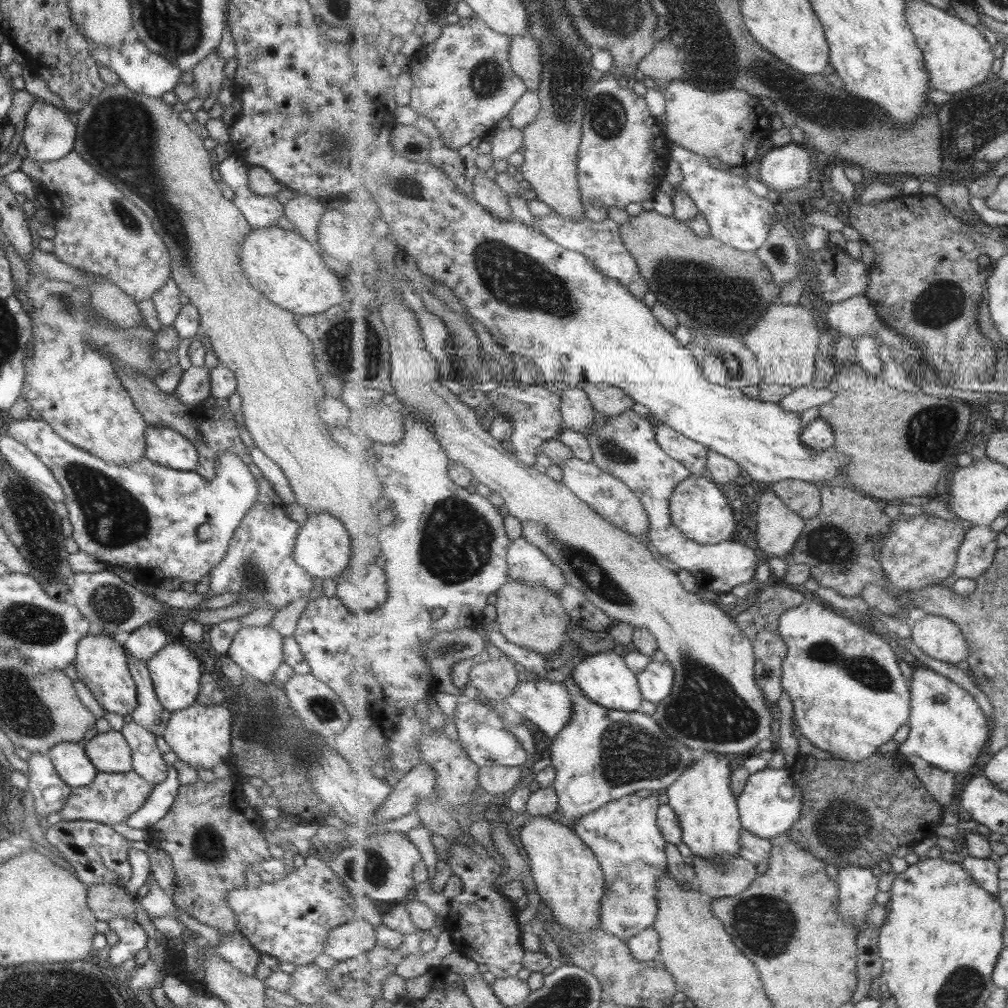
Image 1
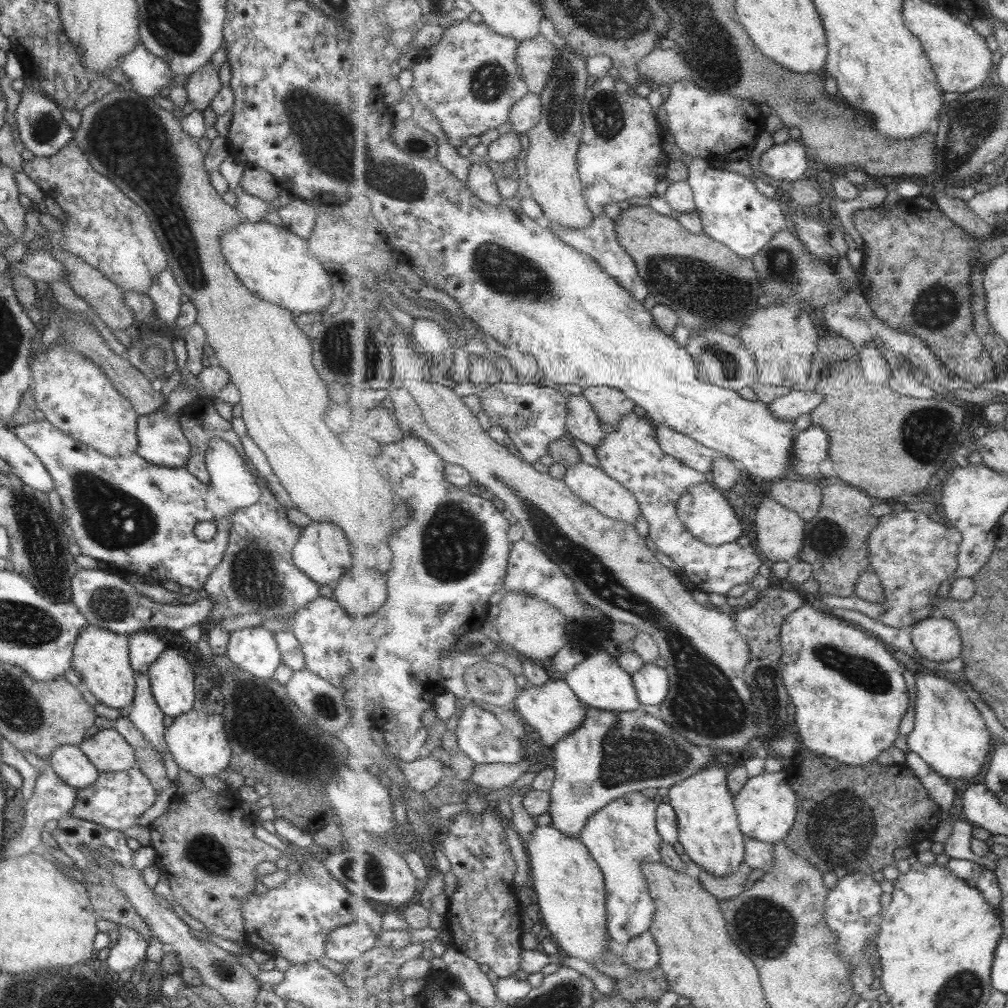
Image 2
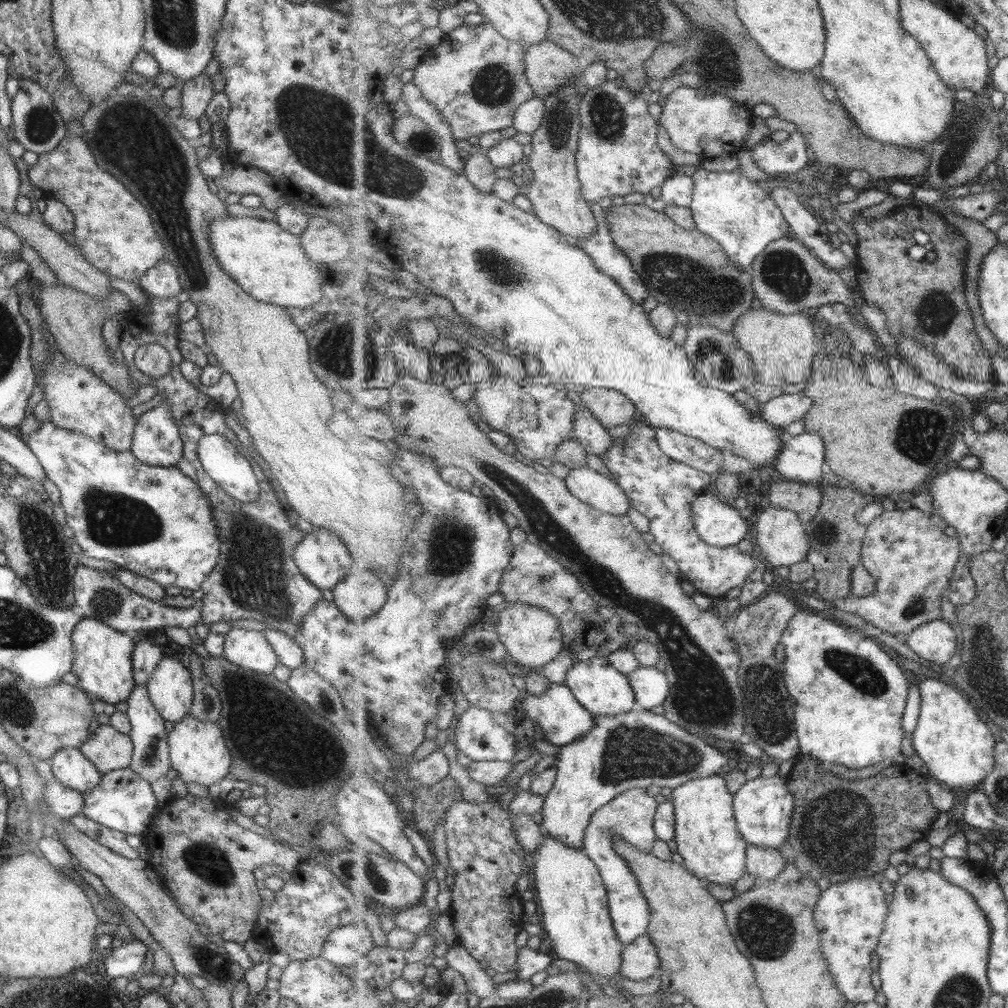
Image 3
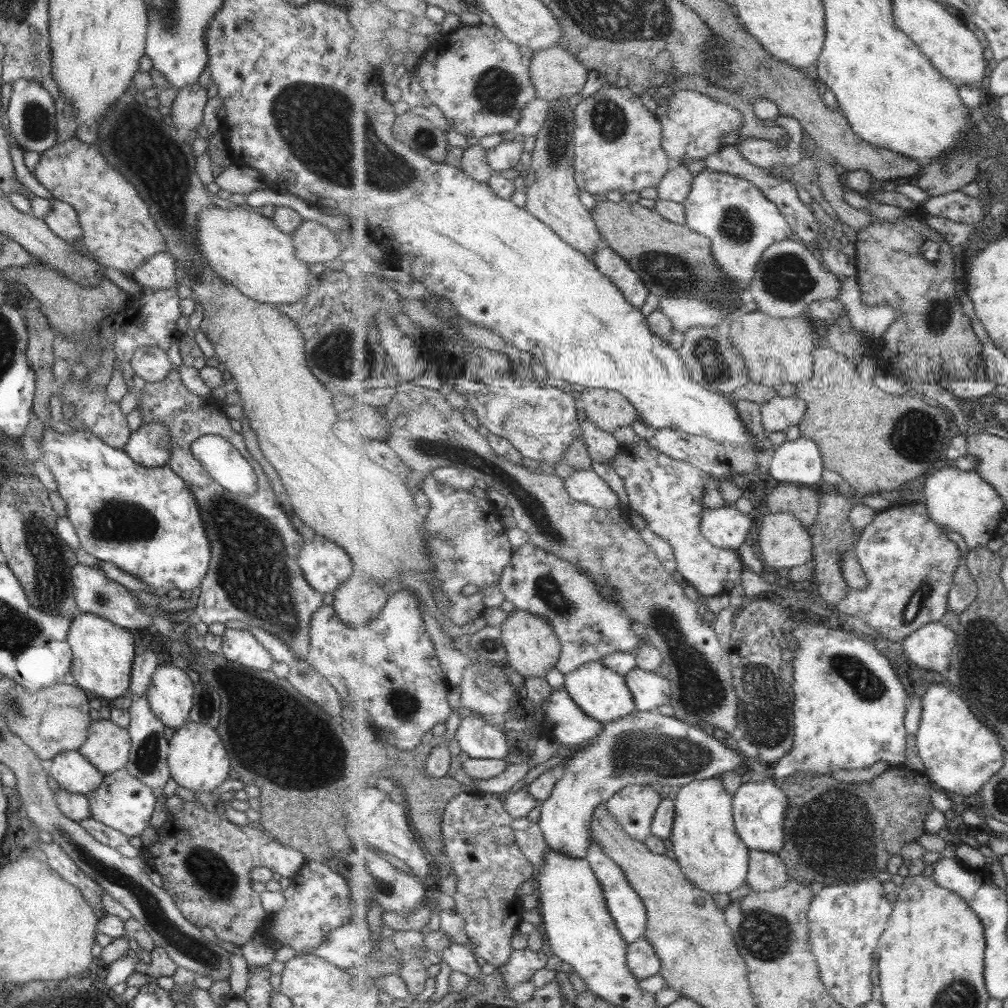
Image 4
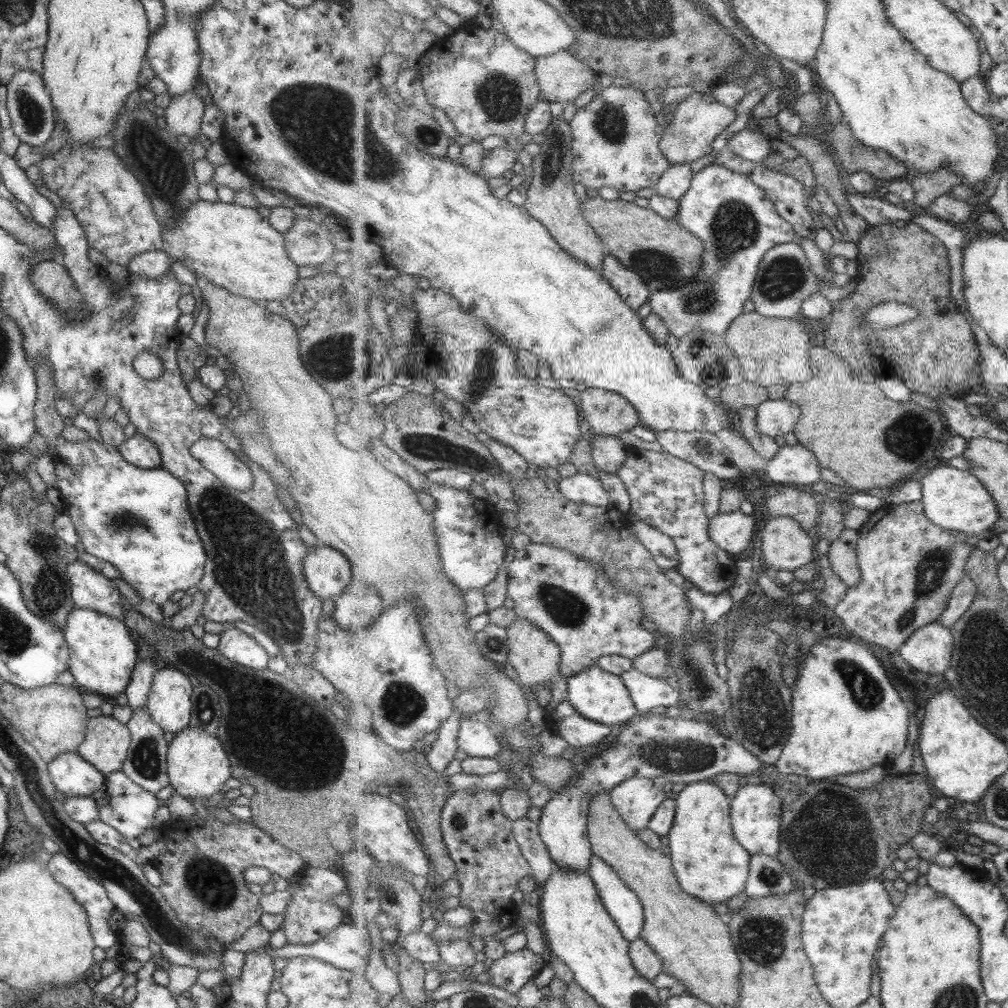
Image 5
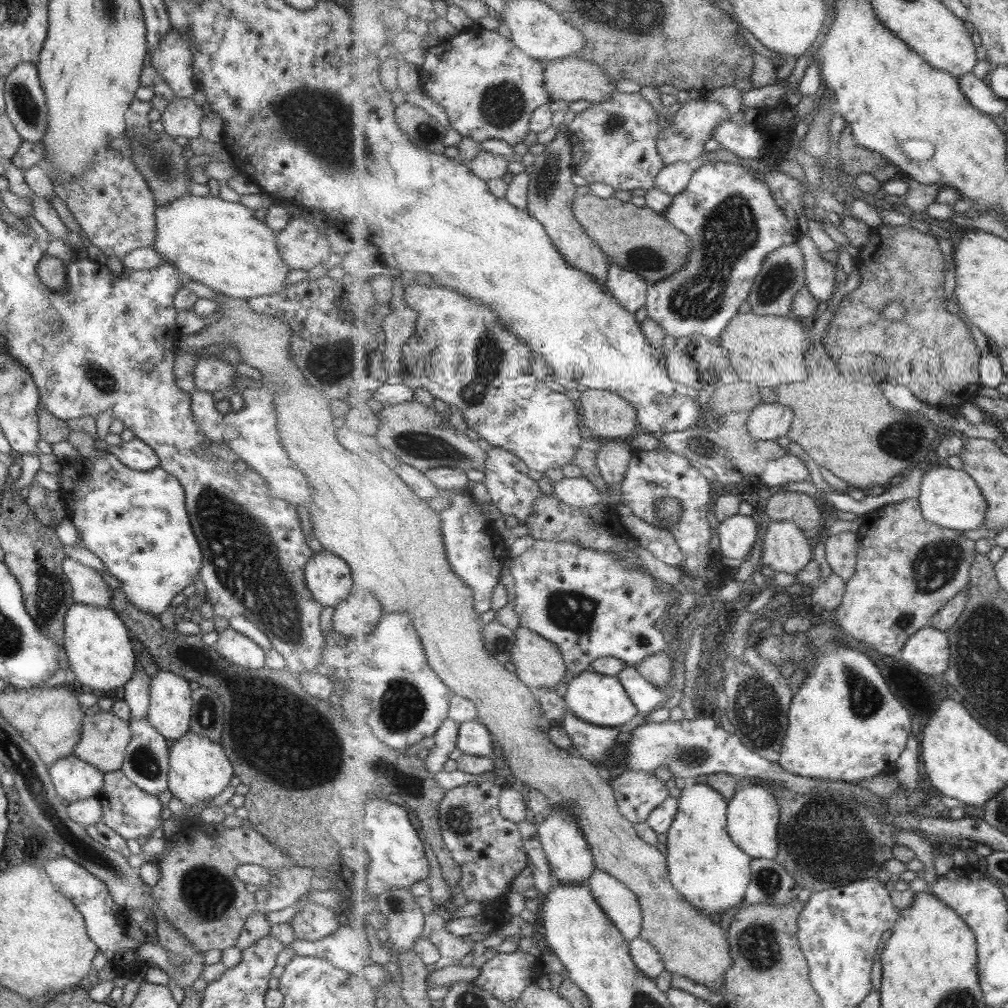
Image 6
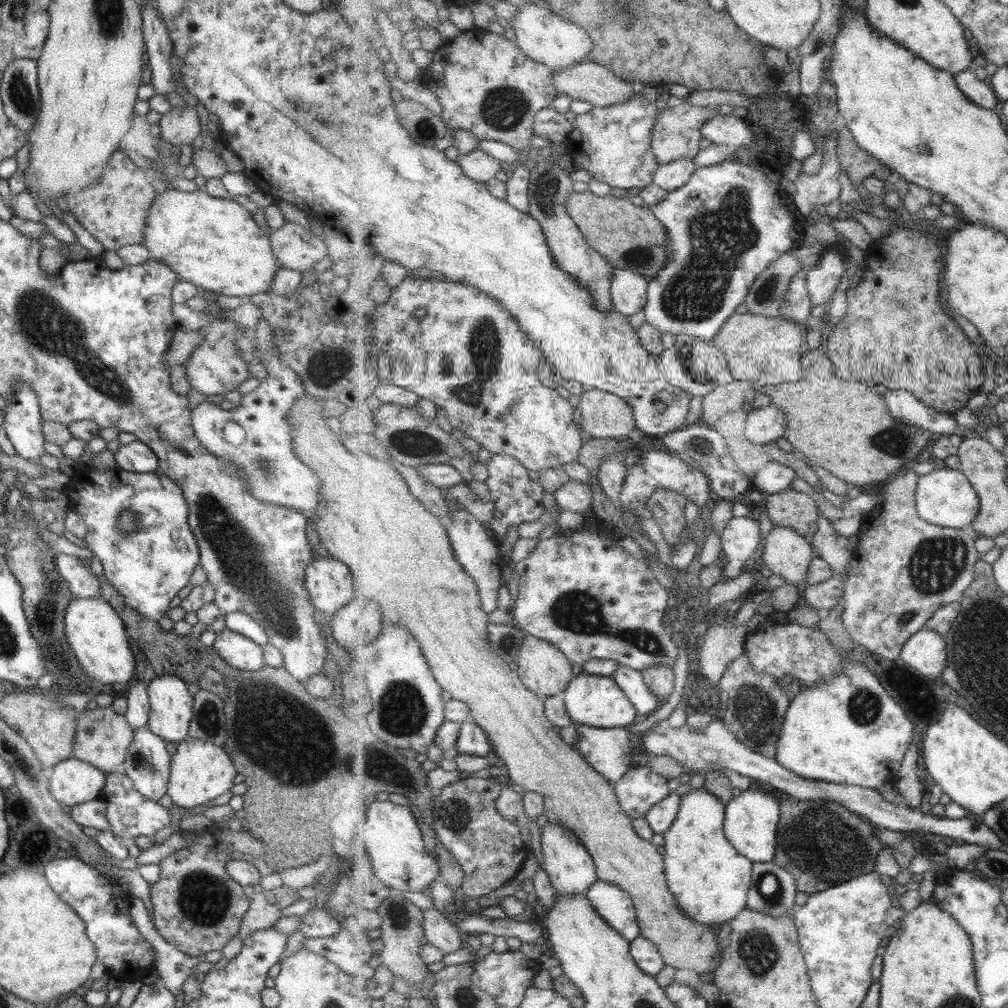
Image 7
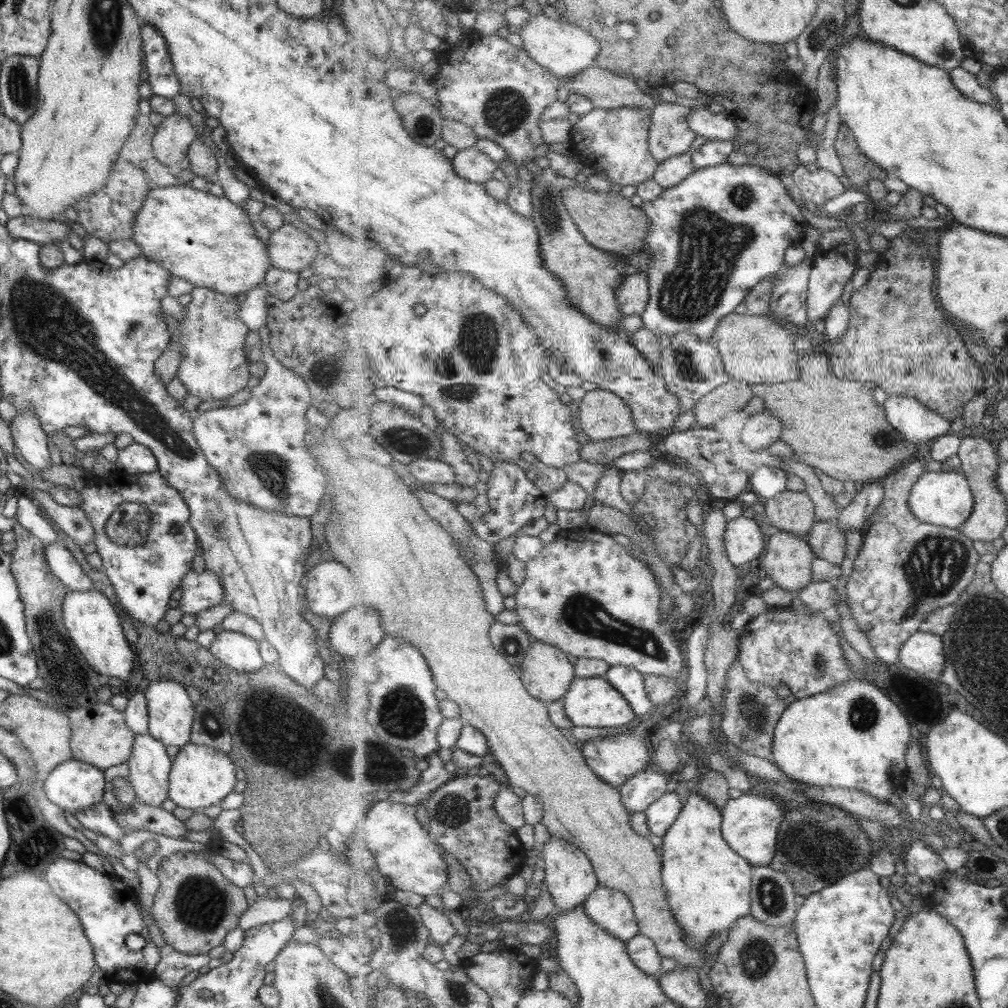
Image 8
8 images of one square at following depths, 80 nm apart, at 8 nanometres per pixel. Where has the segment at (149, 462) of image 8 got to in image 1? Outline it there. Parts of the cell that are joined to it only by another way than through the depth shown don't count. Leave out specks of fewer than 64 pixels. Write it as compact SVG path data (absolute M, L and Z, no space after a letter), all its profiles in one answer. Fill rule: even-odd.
M191 366L183 371L172 395L179 402L190 404L193 407L209 398L208 368ZM146 425L143 438L146 460L179 472L195 470L195 447L181 433L171 427Z

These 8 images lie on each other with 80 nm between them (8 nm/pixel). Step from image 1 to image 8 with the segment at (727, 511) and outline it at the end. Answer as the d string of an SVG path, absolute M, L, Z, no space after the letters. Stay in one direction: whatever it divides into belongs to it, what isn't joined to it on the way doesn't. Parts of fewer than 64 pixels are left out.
M746 512L729 521L724 535L729 560L740 570L743 564L758 565L764 554L767 538L761 526Z

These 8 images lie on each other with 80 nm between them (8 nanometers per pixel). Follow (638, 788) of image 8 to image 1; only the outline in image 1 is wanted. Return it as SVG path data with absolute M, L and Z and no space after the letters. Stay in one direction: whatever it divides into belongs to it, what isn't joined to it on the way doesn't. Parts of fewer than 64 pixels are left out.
M633 793L582 816L580 822L577 822L574 827L574 831L596 853L607 880L607 891L602 900L600 927L623 941L628 942L633 939L633 936L645 931L647 927L653 927L660 911L658 880L669 875L670 870L668 870L669 861L666 853L666 846L669 842L665 840L664 833L661 832L658 825L659 807L659 798L656 794L642 798Z

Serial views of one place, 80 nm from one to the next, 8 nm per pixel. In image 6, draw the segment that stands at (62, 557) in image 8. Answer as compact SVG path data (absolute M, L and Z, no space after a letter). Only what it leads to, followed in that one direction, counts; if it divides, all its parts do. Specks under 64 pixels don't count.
M63 557L61 566L62 573L66 576L71 588L71 598L75 604L108 608L109 590L96 570L67 557Z

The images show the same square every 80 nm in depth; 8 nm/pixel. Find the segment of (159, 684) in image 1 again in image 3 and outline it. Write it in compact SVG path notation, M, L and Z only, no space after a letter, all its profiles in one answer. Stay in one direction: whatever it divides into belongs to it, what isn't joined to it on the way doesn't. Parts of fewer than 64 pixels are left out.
M162 657L145 687L152 707L163 720L179 722L192 705L193 673L172 657Z

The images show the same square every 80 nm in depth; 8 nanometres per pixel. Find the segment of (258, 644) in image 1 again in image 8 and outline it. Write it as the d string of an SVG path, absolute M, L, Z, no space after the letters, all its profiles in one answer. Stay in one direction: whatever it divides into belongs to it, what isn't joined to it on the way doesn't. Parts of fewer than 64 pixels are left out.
M222 630L215 635L208 649L221 664L231 670L255 672L265 664L259 657L257 643L244 634Z

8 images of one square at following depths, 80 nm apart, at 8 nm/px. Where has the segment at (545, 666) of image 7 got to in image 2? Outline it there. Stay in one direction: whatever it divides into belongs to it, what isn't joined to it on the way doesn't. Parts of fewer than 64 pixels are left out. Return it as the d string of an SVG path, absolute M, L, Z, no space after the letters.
M506 591L498 607L500 612L495 625L502 636L502 642L514 646L515 650L532 660L542 662L553 658L569 642L568 617L547 601L521 592Z

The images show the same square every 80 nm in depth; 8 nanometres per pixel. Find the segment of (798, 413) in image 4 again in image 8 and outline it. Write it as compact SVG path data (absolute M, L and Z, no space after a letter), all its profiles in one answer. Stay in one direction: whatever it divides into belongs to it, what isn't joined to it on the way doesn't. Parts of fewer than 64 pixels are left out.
M765 409L747 420L741 432L741 441L751 449L767 450L782 438L783 430L781 419L772 410Z

